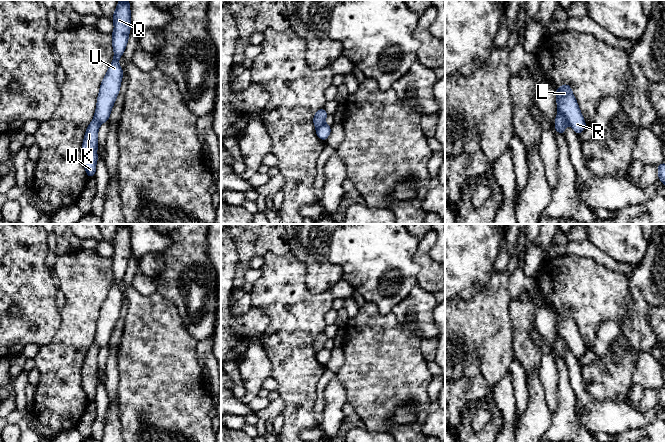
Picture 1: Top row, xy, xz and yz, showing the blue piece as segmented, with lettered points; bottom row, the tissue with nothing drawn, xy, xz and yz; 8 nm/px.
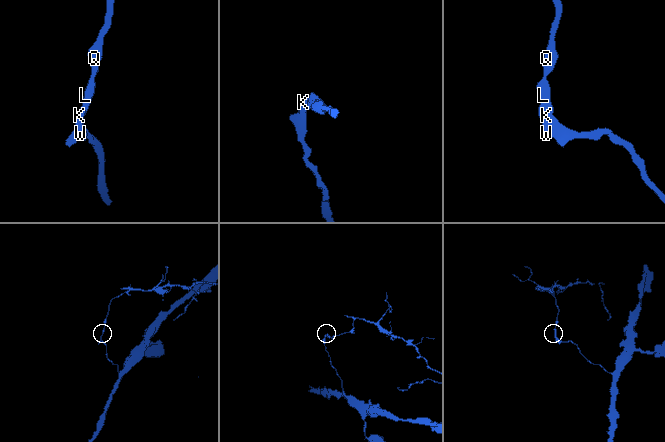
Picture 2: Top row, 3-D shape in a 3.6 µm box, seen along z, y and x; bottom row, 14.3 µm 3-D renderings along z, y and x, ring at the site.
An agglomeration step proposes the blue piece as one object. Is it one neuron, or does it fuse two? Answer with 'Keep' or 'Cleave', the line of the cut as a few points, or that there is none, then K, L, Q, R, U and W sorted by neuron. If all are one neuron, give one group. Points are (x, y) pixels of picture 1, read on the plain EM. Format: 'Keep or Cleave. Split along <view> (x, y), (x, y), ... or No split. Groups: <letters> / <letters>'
Cleave. Split along yz (558, 335), (569, 347). Groups: K W / L Q R U

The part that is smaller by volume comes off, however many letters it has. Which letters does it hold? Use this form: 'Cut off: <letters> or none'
Cut off: L, Q, R, U

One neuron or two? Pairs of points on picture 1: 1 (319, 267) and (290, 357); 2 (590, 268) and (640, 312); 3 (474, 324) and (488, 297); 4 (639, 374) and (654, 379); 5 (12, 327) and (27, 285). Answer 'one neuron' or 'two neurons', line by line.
1: two neurons
2: two neurons
3: one neuron
4: one neuron
5: one neuron

